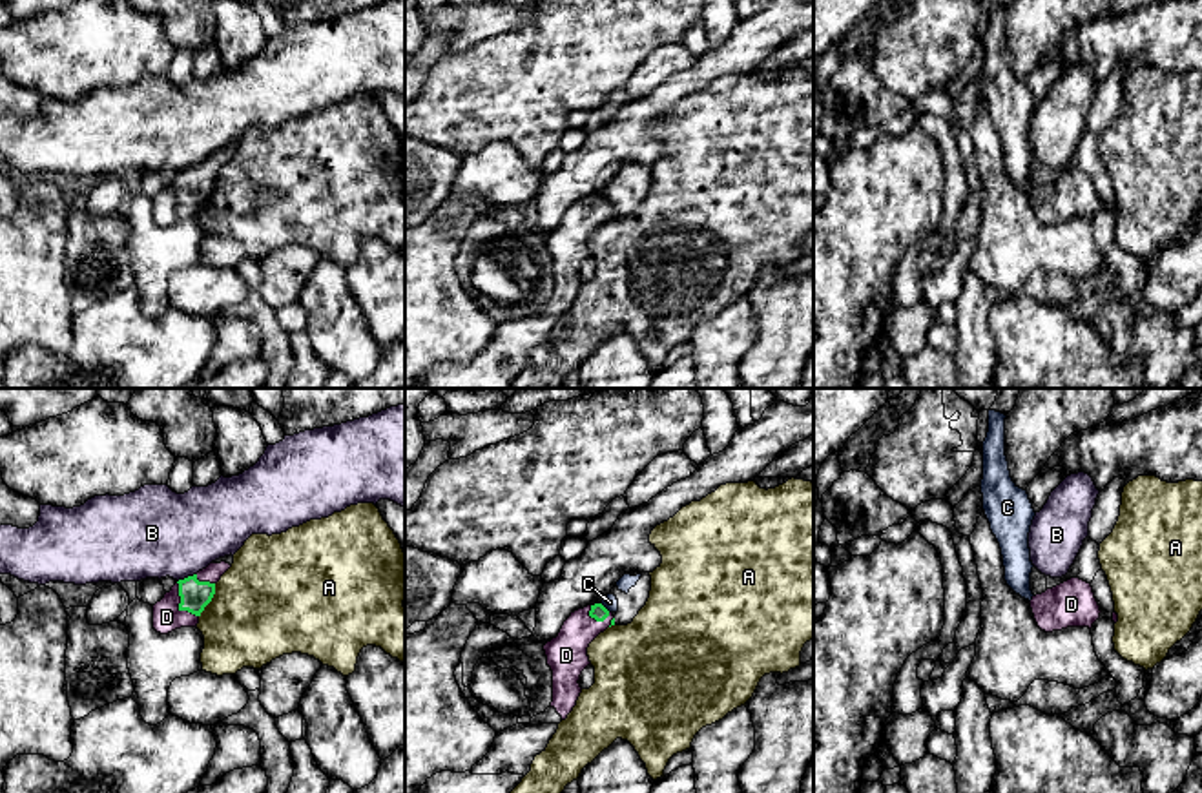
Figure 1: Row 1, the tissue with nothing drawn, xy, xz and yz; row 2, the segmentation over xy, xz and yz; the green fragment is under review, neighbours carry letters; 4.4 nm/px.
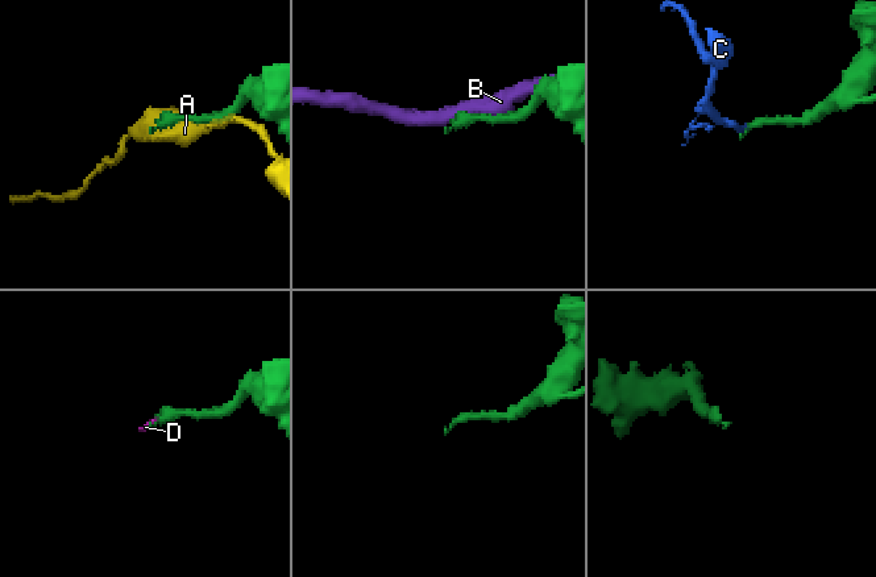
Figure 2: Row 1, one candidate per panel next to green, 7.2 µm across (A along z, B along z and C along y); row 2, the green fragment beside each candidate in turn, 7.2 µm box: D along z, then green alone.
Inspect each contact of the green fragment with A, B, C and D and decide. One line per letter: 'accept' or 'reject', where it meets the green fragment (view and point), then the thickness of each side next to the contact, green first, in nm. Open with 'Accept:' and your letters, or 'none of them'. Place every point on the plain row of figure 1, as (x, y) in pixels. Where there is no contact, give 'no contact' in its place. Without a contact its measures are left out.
Accept: D
A: reject; meets green in xy at (210, 192); 130 nm thick on the green side, 460 nm on the other
B: reject; meets green in xy at (188, 168); 130 nm thick on the green side, 400 nm on the other
C: reject; meets green in xz at (604, 199); 70 nm thick on the green side, 70 nm on the other
D: accept; meets green in xy at (179, 195); 130 nm thick on the green side, 130 nm on the other

